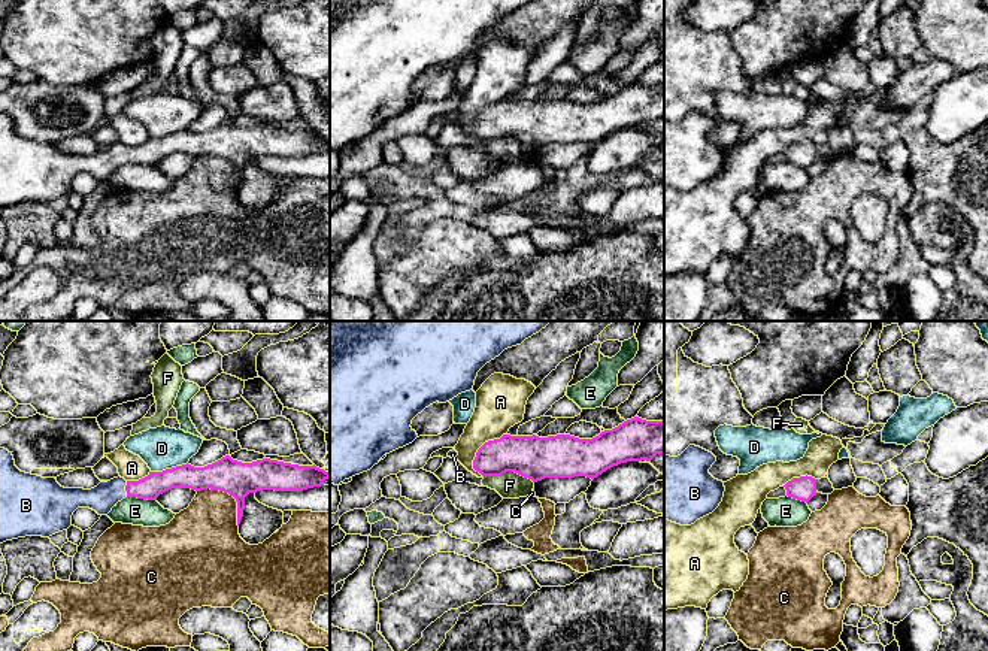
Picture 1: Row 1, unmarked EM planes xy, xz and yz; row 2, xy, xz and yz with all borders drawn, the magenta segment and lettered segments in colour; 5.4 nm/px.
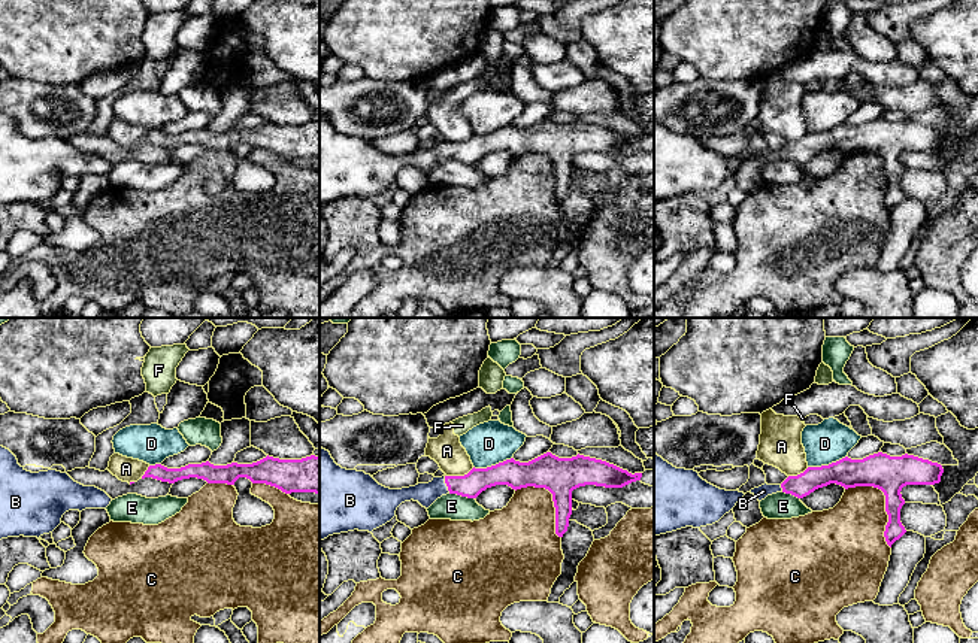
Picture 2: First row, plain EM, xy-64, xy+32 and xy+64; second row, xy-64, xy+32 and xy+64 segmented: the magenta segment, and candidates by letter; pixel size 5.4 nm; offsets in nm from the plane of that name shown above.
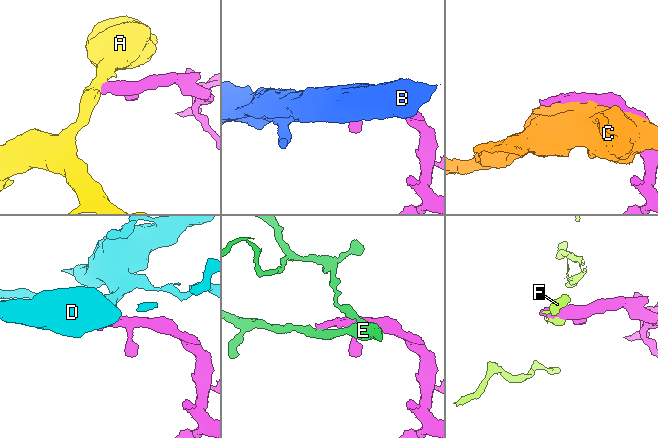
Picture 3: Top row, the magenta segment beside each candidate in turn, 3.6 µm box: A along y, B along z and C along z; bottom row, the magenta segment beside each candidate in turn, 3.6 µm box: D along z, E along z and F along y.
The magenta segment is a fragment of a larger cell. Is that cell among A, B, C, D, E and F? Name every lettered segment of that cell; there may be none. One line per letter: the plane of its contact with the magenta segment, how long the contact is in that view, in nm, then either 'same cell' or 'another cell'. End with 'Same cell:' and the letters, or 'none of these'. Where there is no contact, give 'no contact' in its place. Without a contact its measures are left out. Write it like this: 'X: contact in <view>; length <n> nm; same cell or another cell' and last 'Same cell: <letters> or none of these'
A: contact in xz; length 260 nm; another cell
B: contact in xy; length 90 nm; same cell
C: contact in xy; length 300 nm; another cell
D: contact in xy; length 200 nm; another cell
E: contact in xy; length 160 nm; another cell
F: contact in xz; length 280 nm; another cell
Same cell: B

